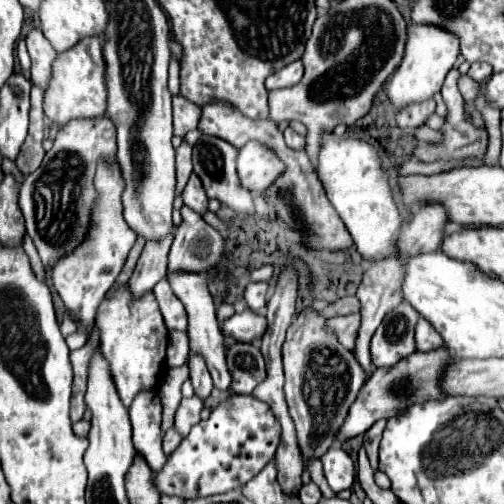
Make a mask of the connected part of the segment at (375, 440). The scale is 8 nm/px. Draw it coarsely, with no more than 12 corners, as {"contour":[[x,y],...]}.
{"contour":[[378,420],[364,434],[364,448],[370,464],[378,466],[378,444],[386,420]]}

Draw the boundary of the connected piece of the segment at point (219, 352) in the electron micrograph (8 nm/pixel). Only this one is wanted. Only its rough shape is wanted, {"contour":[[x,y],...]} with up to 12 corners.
{"contour":[[174,272],[188,312],[190,350],[206,358],[214,387],[230,388],[216,308],[200,274]]}

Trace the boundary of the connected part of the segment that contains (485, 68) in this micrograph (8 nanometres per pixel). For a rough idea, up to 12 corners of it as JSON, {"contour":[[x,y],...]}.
{"contour":[[476,62],[470,66],[468,76],[480,86],[492,74],[490,64]]}

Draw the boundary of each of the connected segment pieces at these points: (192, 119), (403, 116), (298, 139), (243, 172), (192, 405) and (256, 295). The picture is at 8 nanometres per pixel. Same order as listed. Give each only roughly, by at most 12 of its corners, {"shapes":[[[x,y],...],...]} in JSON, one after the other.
{"shapes":[[[172,98],[174,135],[184,137],[198,126],[200,106]],[[434,100],[398,112],[402,130],[416,130],[436,110]],[[292,128],[284,130],[284,140],[290,148],[302,150],[304,138]],[[254,142],[238,150],[240,182],[262,192],[282,172],[274,152]],[[198,396],[182,398],[174,428],[186,436],[200,422],[204,408]],[[250,282],[244,300],[250,310],[266,306],[268,284]]]}

